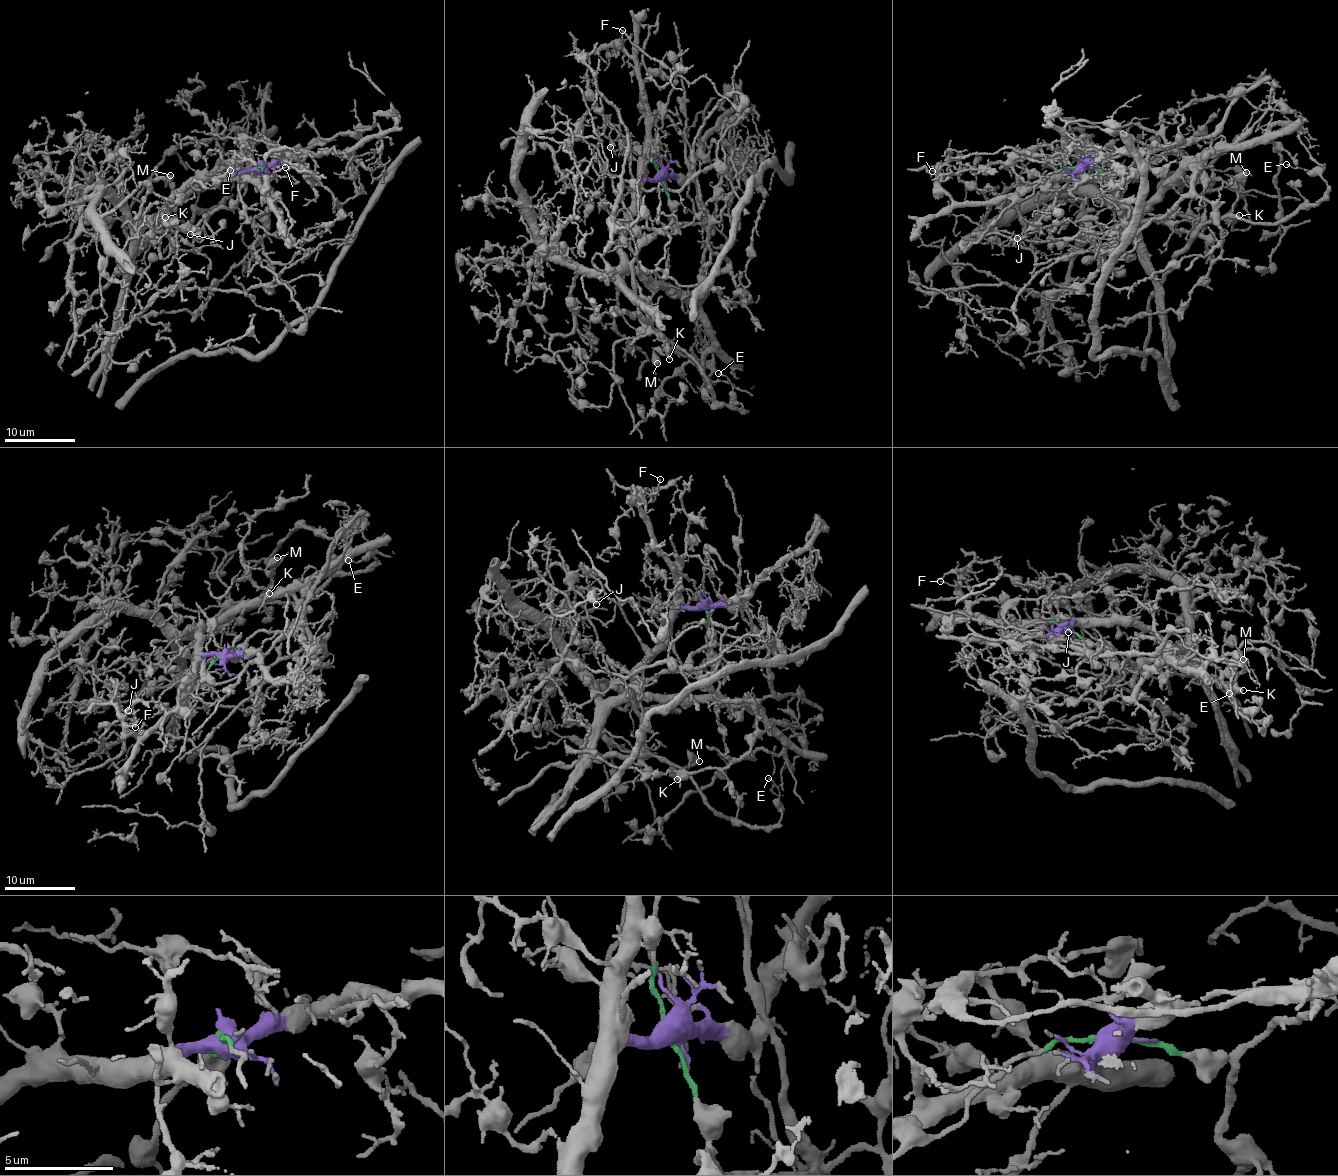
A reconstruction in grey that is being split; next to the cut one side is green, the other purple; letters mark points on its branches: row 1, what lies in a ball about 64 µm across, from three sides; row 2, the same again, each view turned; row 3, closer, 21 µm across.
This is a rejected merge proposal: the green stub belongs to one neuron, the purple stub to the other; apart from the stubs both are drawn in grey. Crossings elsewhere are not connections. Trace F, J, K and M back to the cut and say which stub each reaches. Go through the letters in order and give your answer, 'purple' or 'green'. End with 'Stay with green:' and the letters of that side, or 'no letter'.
F: purple
J: green
K: green
M: green
Stay with green: J, K, M

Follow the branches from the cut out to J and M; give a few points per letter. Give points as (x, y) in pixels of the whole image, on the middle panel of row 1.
J: (659, 177), (673, 228), (654, 237), (632, 173), (631, 144), (603, 115), (610, 148)
M: (659, 177), (673, 230), (651, 234), (633, 271), (637, 318), (673, 345), (665, 354), (657, 355), (657, 364)

